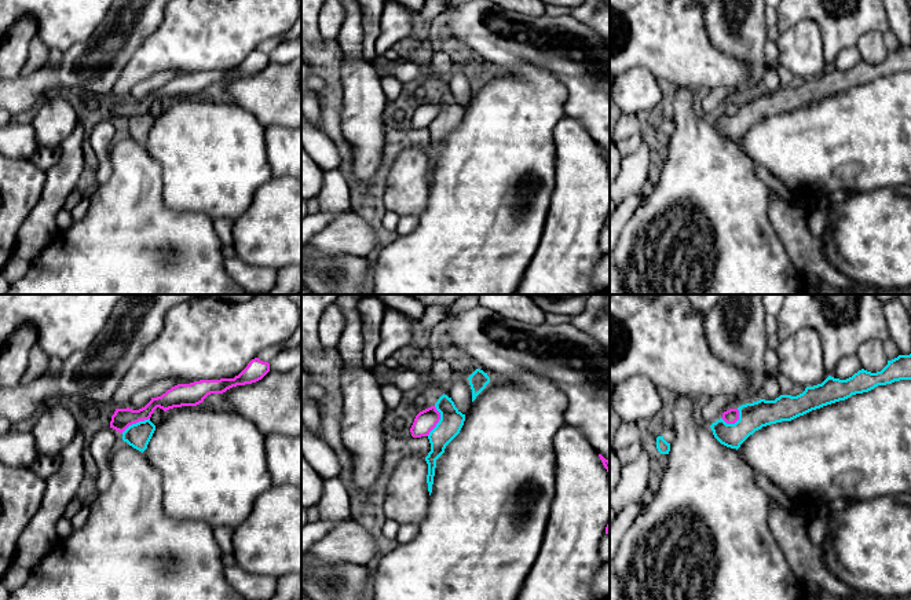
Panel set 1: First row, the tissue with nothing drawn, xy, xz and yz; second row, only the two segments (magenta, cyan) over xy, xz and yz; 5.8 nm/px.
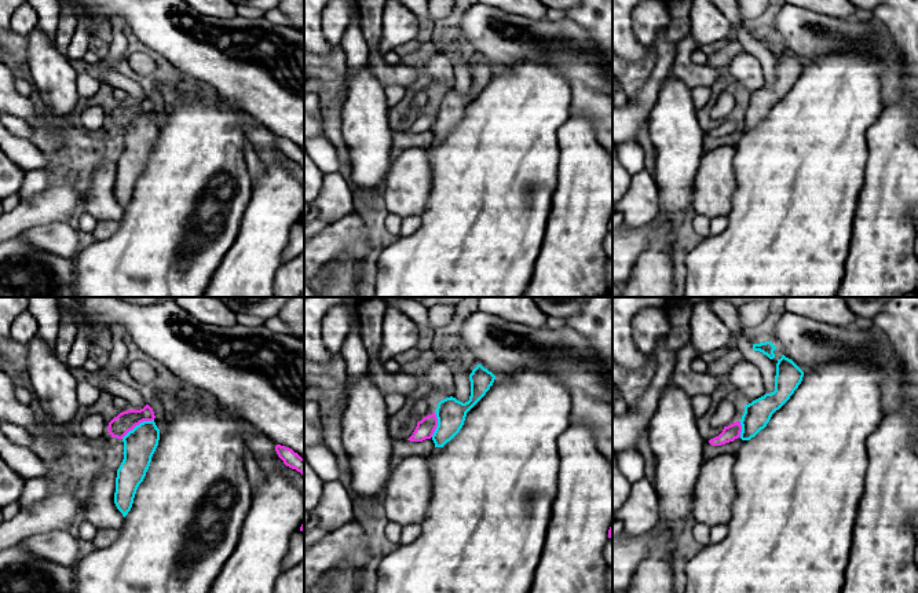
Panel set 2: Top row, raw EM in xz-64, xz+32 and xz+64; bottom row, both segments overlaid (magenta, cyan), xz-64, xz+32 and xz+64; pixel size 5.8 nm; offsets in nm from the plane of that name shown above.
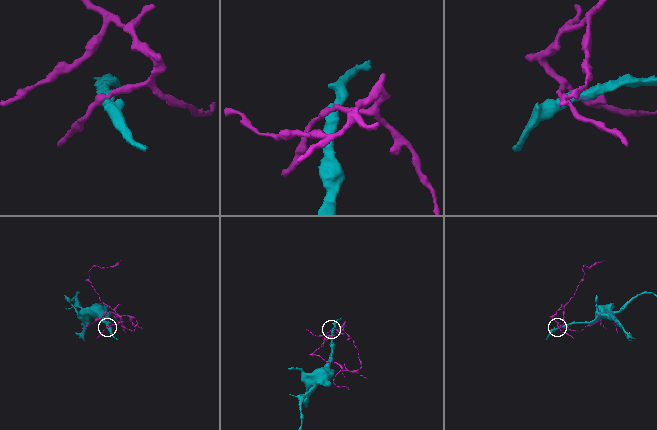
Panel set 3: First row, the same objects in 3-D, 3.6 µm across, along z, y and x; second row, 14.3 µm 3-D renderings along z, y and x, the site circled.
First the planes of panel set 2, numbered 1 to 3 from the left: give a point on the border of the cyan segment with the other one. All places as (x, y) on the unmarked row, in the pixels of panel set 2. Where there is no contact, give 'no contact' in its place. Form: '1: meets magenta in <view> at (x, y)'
1: meets magenta in xz-64 at (136, 116)
2: meets magenta in xz+32 at (436, 117)
3: meets magenta in xz+64 at (741, 121)

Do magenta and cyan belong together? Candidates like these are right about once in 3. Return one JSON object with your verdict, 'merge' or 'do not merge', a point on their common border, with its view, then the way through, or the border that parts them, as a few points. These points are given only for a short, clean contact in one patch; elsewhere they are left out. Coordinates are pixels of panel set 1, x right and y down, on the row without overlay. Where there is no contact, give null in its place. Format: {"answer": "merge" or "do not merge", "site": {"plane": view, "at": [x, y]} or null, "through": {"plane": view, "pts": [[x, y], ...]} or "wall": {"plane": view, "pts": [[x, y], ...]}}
{"answer": "do not merge", "site": {"plane": "xz", "at": [438, 113]}, "wall": {"plane": "xz", "pts": [[435, 98], [439, 105], [439, 113], [427, 127]]}}

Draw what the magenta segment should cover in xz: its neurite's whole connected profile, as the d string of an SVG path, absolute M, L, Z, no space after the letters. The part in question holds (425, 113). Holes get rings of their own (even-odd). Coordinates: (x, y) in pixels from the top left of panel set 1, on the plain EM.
M431 98L422 103L420 103L414 114L410 120L413 129L428 128L429 124L436 118L440 111L440 105L436 102L435 98Z

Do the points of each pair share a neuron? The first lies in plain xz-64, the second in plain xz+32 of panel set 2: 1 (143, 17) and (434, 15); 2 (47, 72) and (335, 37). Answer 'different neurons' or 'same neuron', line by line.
1: different neurons
2: different neurons

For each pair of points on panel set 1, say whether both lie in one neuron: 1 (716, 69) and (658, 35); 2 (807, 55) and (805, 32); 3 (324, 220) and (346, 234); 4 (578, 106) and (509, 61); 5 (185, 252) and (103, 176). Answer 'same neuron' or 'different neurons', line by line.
1: same neuron
2: same neuron
3: different neurons
4: same neuron
5: different neurons

